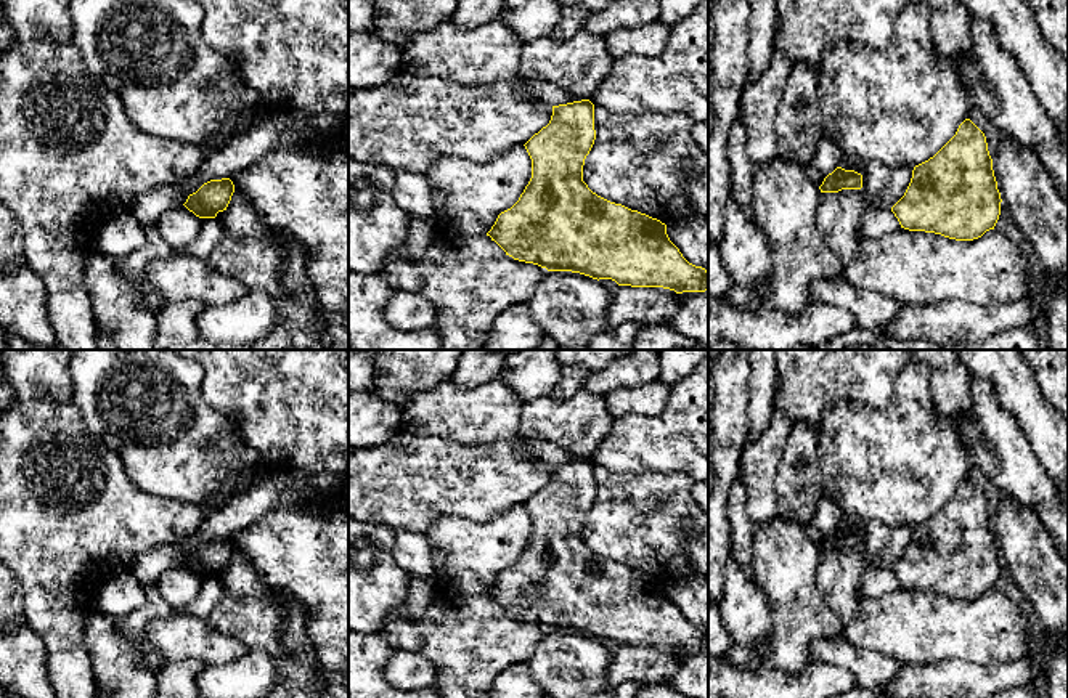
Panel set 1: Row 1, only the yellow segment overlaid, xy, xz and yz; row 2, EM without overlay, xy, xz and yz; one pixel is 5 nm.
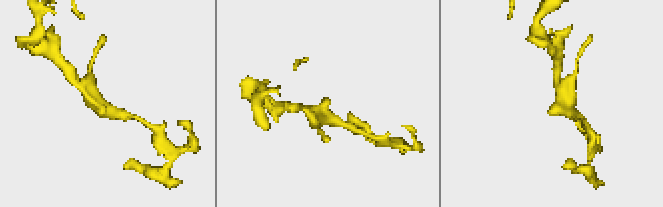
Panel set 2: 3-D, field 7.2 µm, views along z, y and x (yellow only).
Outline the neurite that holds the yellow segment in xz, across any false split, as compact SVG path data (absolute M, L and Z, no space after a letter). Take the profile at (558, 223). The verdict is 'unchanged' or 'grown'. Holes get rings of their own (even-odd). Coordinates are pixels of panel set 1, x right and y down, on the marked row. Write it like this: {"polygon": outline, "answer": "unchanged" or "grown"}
{"polygon": "M589 99L552 106L546 127L524 146L532 159L532 178L519 201L501 212L487 233L514 260L533 263L548 271L572 271L593 279L612 279L618 286L663 287L683 292L708 290L708 271L689 263L670 241L666 225L622 204L610 202L593 193L583 181L583 165L596 140L594 104Z", "answer": "unchanged"}

